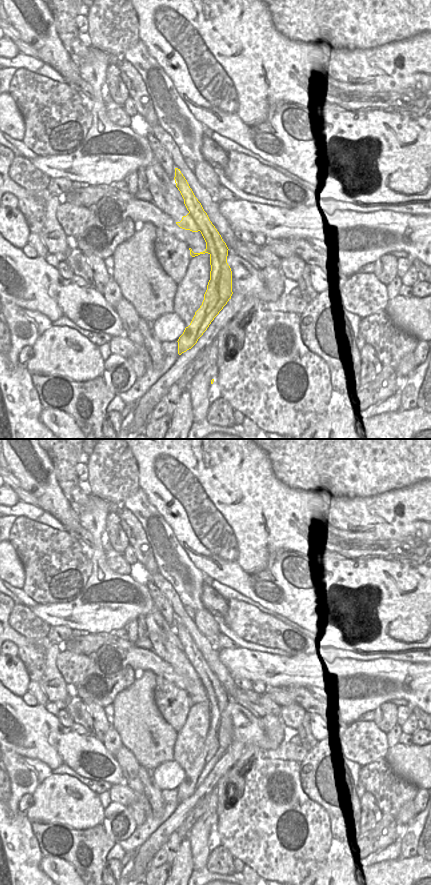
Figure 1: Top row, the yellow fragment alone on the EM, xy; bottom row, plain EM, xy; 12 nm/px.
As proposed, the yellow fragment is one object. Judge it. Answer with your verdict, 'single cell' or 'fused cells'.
fused cells

